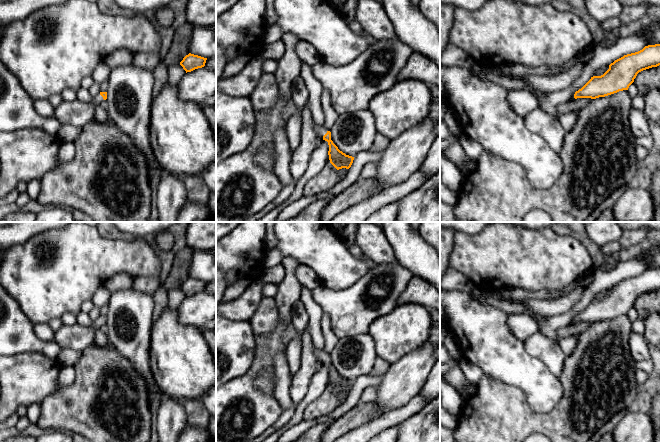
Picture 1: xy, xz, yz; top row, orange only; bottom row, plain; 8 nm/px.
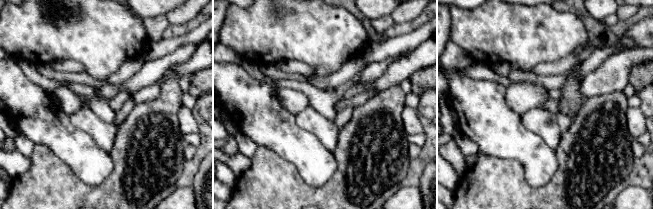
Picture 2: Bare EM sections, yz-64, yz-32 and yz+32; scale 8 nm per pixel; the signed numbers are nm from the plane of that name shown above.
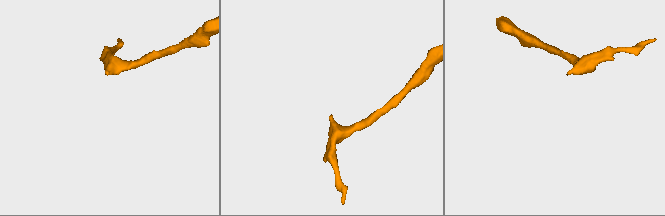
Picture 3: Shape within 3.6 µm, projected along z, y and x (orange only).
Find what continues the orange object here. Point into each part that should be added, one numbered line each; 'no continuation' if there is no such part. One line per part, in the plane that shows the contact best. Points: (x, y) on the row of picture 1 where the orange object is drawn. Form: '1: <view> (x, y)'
1: xz (320, 129)

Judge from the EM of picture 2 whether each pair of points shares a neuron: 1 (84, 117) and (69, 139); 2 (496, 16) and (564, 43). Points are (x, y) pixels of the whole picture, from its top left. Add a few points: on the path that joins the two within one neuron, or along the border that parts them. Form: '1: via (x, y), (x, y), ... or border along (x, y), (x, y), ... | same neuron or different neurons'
1: border along (69, 115), (70, 121), (84, 130), (95, 142) | different neurons
2: via (513, 33), (519, 35), (547, 35) | same neuron

